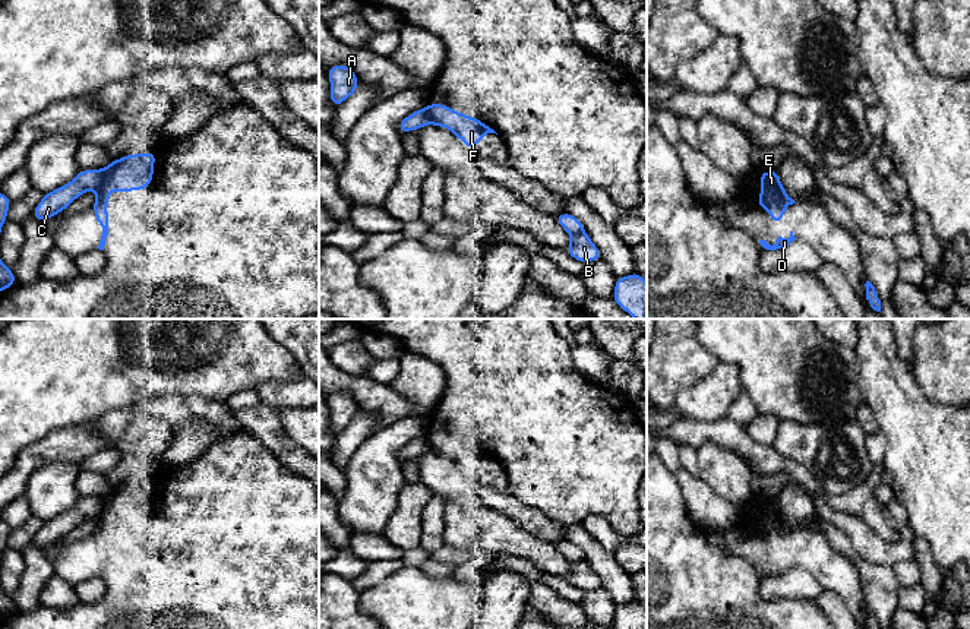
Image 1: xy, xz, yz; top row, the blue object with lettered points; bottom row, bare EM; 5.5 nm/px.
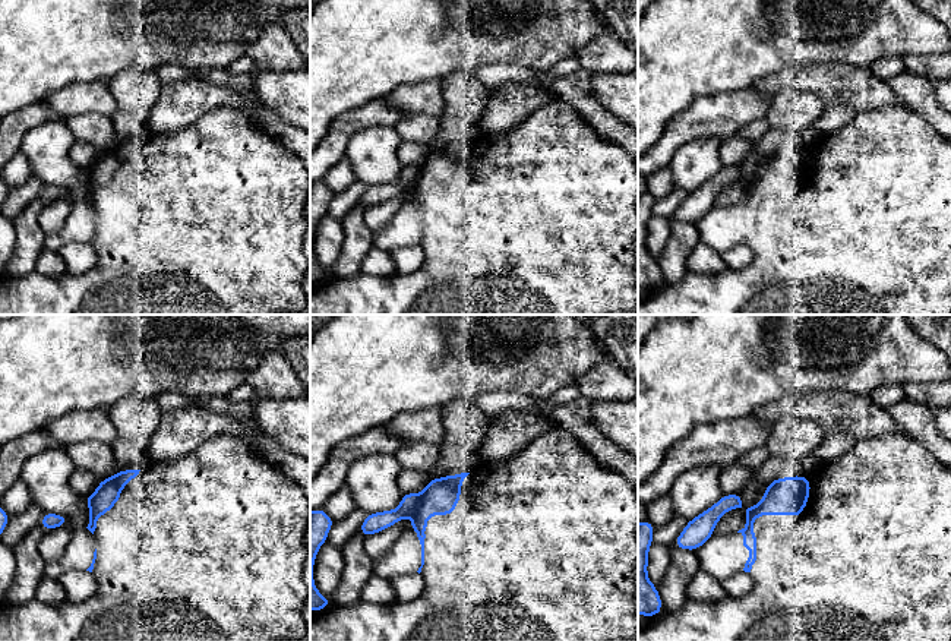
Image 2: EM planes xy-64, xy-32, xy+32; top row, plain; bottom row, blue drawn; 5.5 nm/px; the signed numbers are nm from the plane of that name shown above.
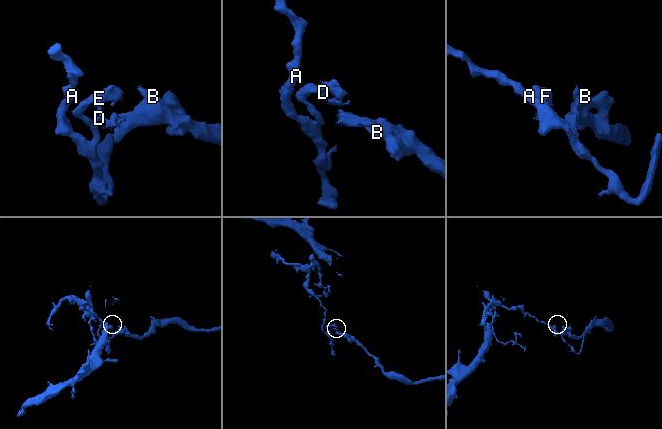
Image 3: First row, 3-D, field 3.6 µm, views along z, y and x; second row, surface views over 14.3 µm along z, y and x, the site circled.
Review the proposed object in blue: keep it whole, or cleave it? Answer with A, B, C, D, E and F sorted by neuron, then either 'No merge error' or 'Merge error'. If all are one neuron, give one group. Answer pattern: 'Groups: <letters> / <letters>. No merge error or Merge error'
Groups: A C / B D E F. Merge error

